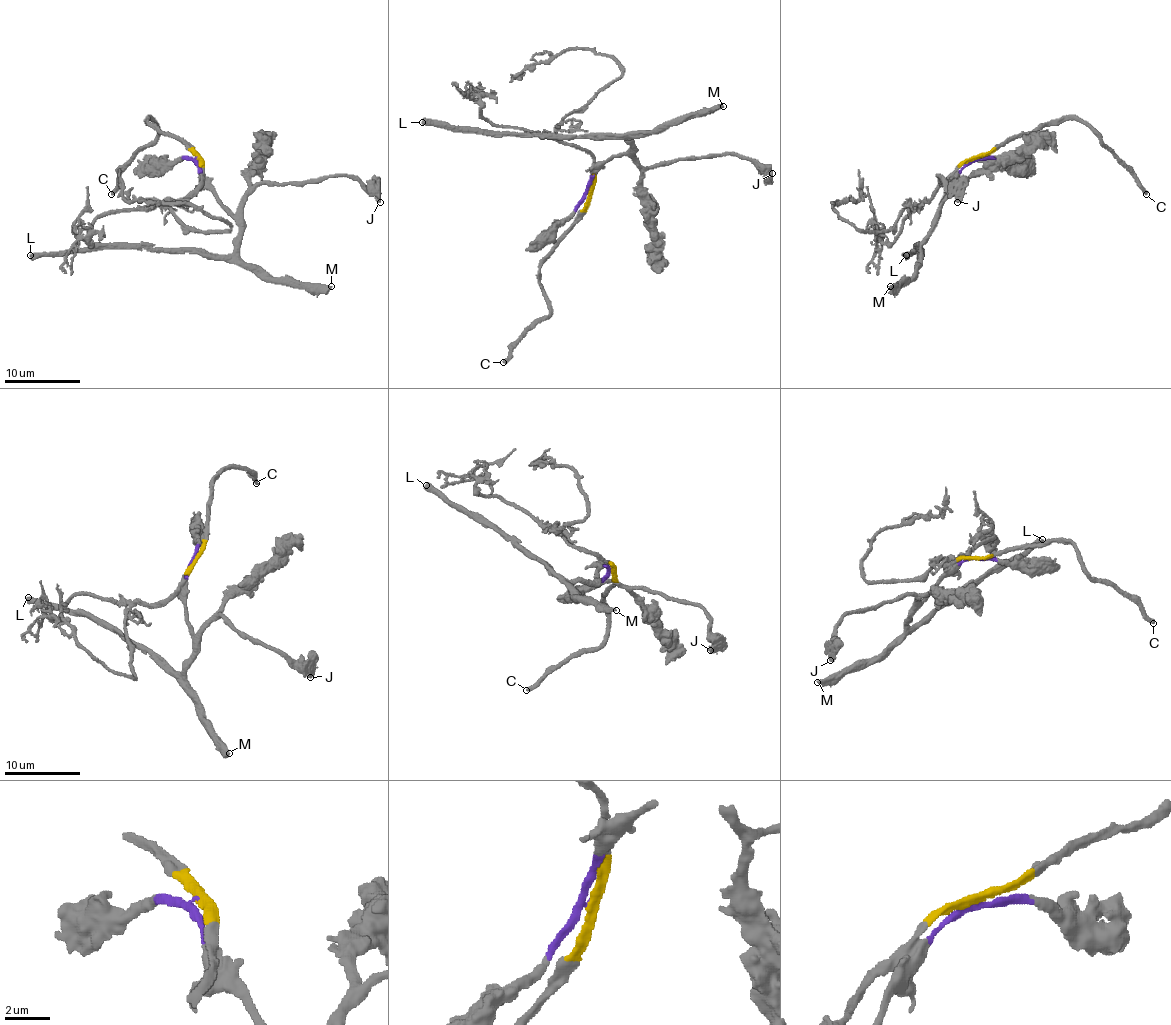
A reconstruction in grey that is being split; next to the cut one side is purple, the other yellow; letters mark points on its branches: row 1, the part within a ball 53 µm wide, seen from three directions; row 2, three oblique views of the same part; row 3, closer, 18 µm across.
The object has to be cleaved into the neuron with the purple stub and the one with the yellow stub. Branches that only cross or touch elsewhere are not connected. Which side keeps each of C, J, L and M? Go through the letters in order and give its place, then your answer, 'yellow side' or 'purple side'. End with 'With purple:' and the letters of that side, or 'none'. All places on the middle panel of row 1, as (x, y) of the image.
C: place (503, 362); yellow side
J: place (772, 173); purple side
L: place (422, 122); purple side
M: place (723, 106); purple side
With purple: J, L, M

